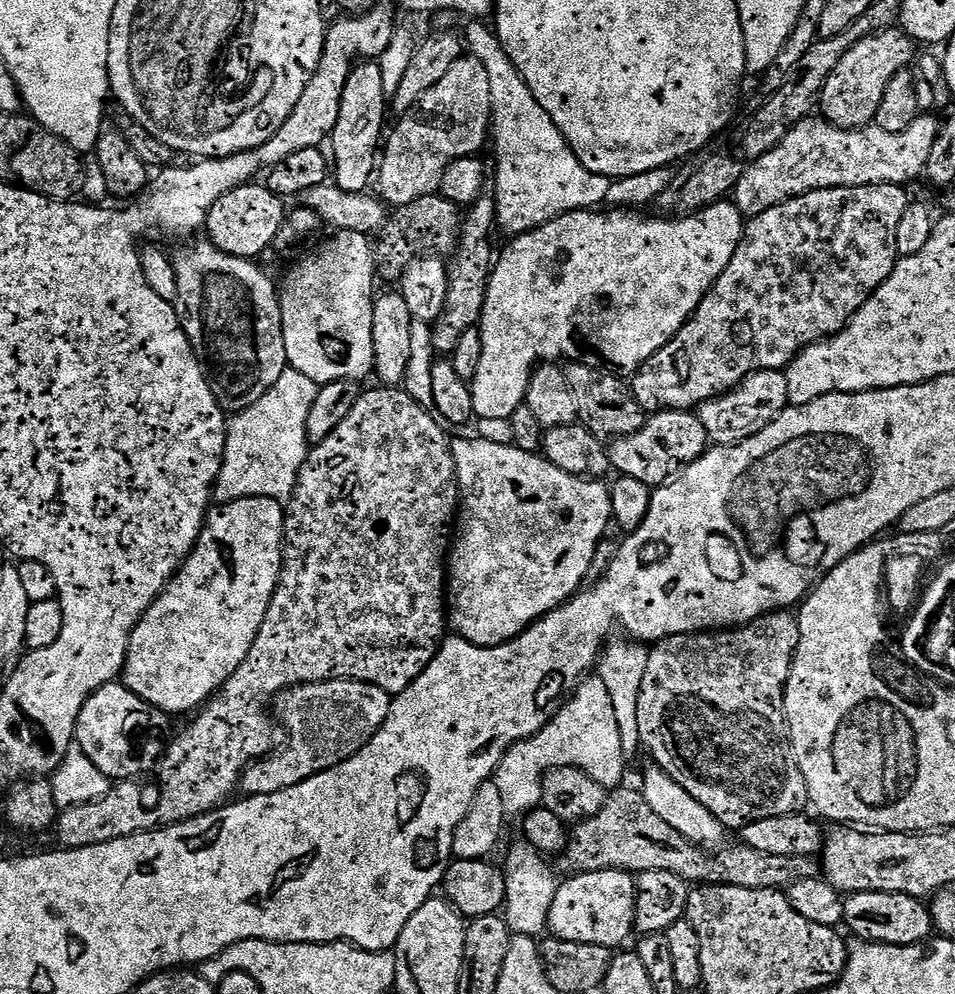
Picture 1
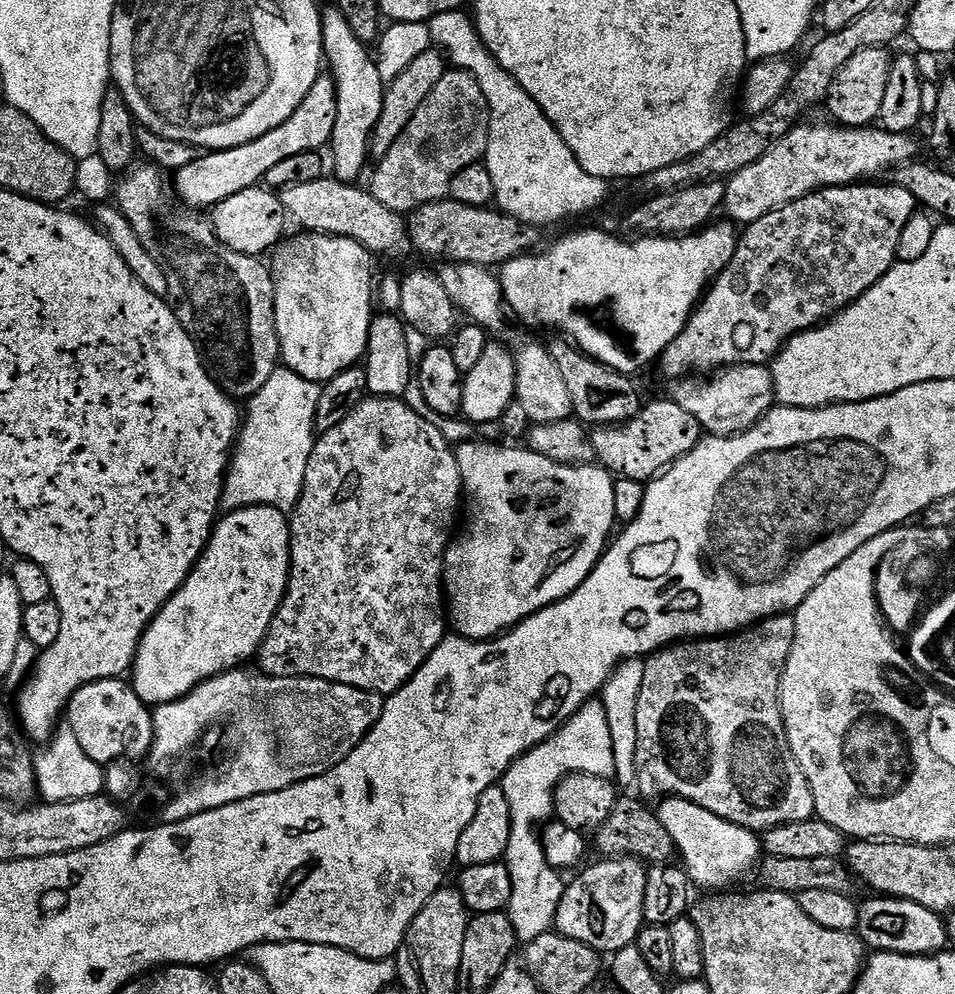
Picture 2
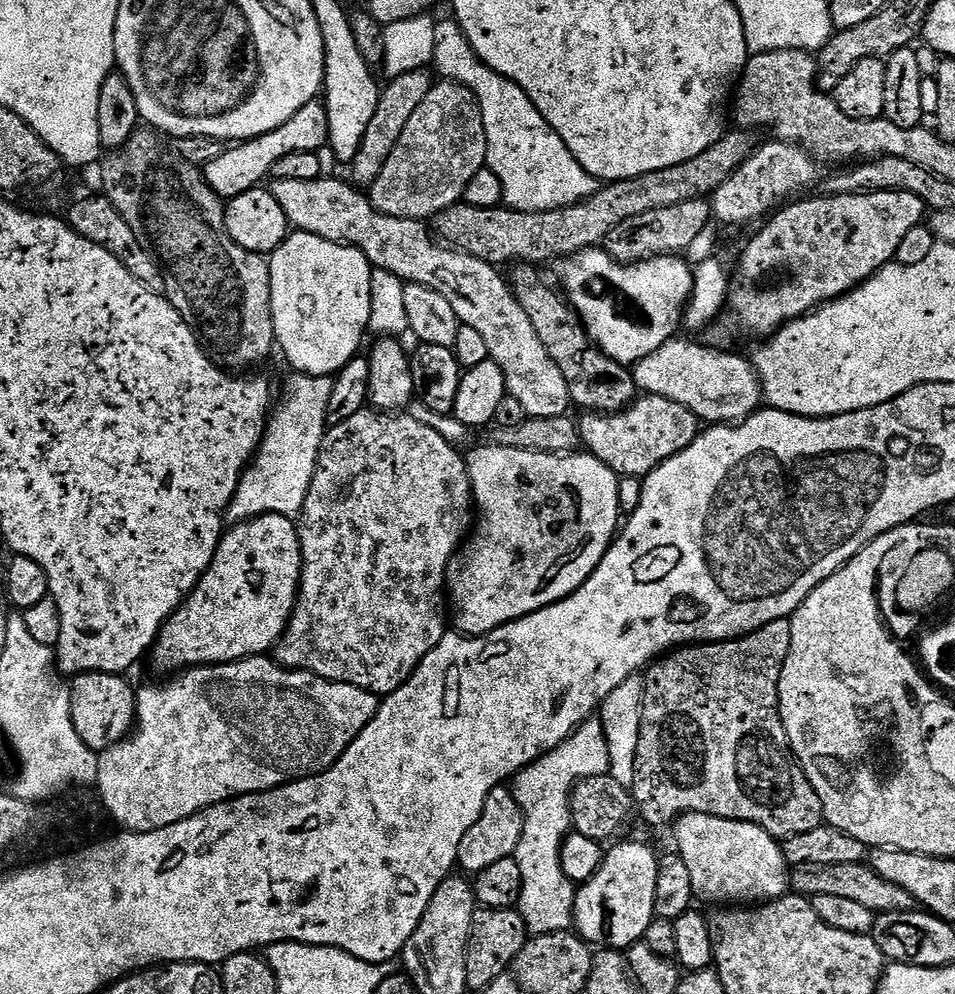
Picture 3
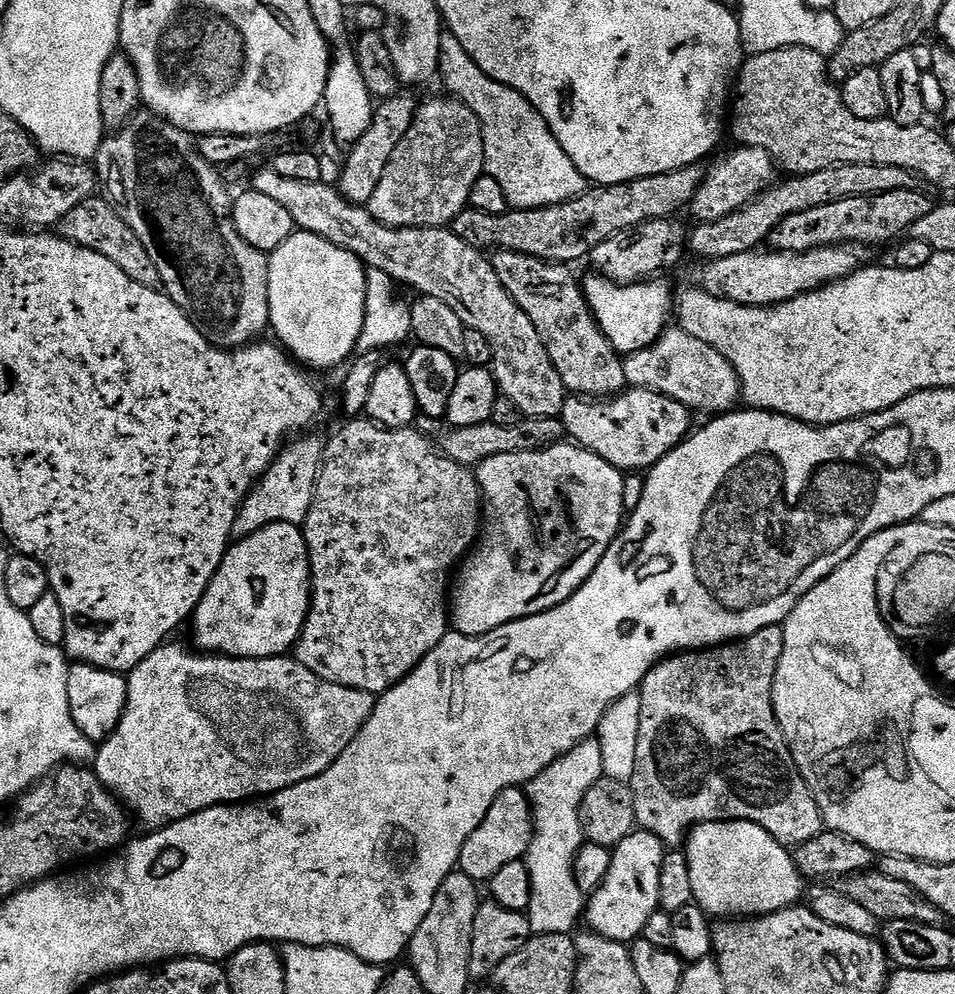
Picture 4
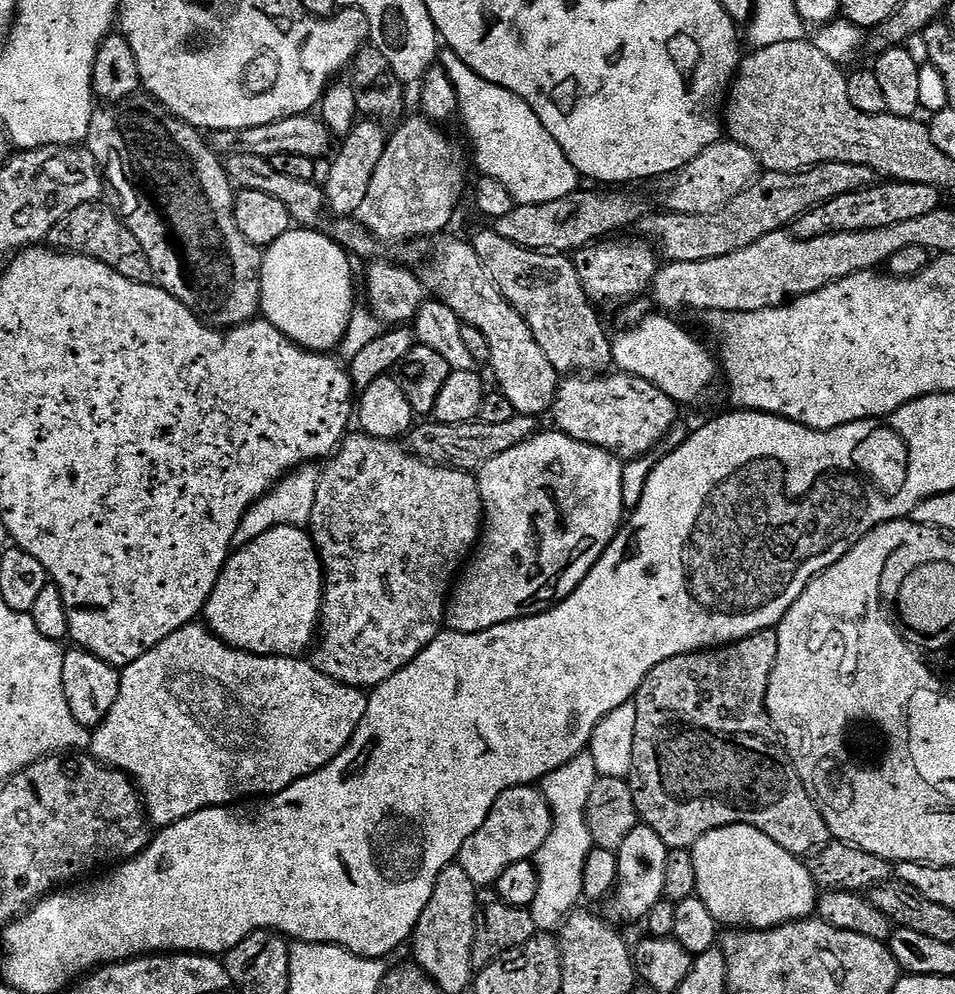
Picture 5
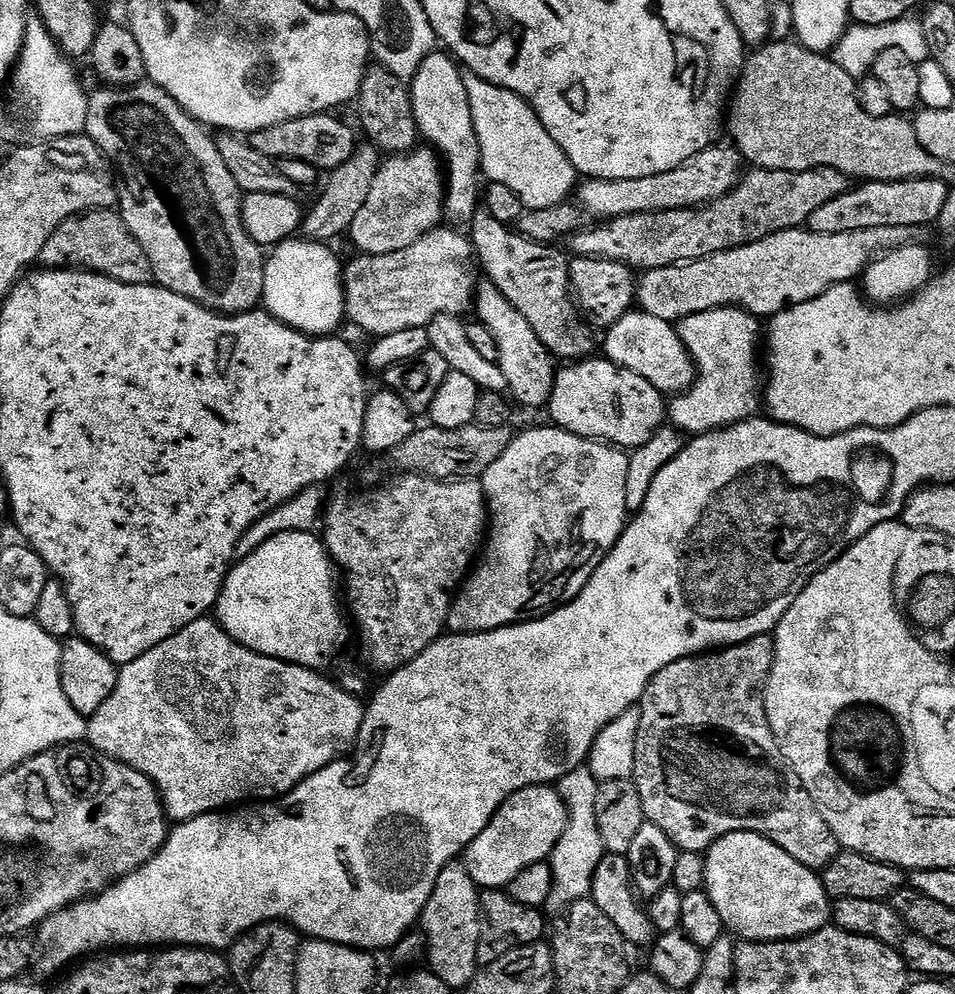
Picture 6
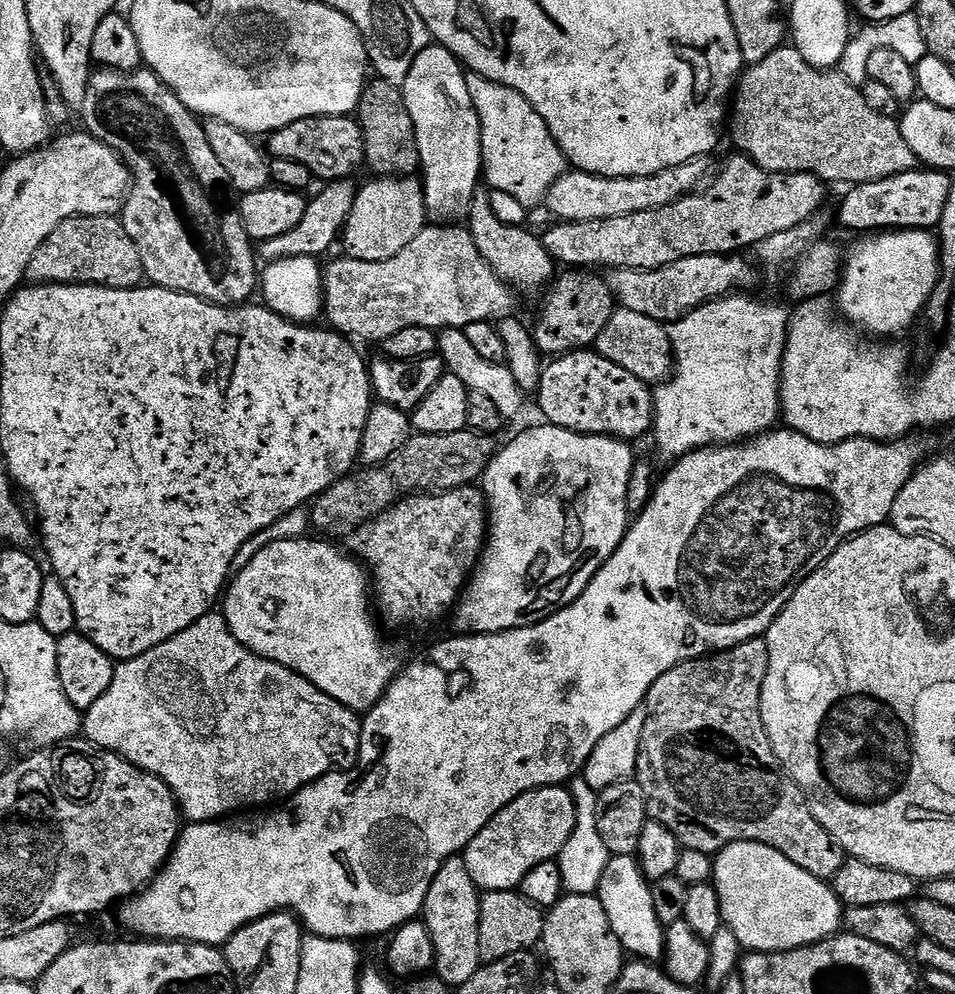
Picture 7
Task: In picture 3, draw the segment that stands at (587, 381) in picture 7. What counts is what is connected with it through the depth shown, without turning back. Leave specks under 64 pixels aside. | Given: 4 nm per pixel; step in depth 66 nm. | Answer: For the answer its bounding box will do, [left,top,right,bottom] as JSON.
[580,394,702,477]

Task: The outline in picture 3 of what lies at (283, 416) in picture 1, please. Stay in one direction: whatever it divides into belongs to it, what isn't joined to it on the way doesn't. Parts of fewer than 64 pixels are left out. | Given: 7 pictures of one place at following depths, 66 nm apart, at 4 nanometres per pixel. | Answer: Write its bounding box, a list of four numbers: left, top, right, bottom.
[224,374,334,525]

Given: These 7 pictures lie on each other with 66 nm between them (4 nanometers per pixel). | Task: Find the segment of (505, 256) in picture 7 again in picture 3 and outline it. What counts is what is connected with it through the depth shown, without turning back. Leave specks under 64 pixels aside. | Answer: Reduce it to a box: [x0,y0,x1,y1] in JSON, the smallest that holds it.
[510,264,638,412]

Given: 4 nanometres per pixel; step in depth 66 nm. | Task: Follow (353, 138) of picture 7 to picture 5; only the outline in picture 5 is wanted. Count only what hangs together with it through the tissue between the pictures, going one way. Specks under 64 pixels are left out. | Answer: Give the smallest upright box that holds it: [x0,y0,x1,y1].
[207,114,334,162]

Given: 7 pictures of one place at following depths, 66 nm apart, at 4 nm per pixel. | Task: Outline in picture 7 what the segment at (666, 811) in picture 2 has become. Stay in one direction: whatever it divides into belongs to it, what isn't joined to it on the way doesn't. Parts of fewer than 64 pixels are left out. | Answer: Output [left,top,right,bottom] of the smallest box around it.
[712,842,842,952]

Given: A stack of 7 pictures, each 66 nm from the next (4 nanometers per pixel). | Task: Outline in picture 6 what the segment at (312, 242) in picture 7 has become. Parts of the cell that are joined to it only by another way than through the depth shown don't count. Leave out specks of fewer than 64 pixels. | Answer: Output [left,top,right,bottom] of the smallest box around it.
[302,142,381,242]

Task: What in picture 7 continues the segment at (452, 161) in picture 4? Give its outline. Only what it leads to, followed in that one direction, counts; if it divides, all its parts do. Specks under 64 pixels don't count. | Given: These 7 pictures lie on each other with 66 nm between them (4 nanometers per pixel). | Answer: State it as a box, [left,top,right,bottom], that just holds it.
[342,175,428,262]

